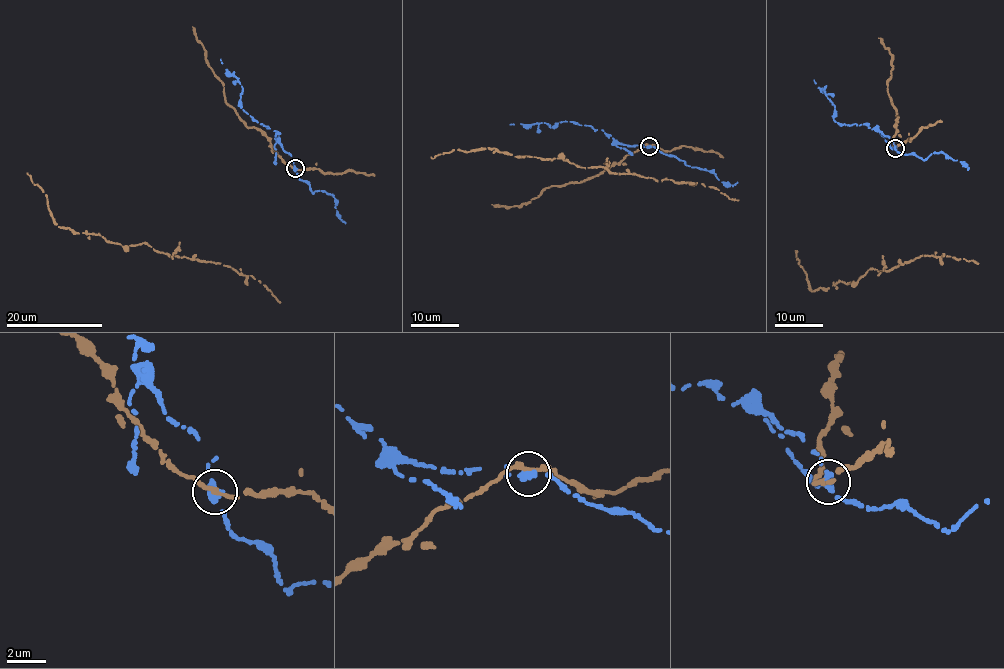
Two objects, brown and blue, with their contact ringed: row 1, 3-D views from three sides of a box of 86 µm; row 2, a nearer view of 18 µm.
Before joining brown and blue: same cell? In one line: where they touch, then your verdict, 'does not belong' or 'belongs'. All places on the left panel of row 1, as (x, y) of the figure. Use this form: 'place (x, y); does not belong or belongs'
place (295, 168); does not belong

